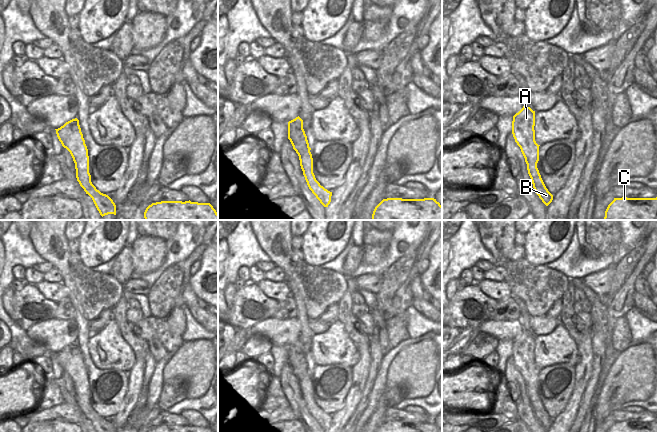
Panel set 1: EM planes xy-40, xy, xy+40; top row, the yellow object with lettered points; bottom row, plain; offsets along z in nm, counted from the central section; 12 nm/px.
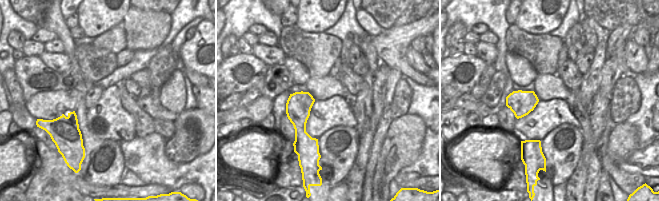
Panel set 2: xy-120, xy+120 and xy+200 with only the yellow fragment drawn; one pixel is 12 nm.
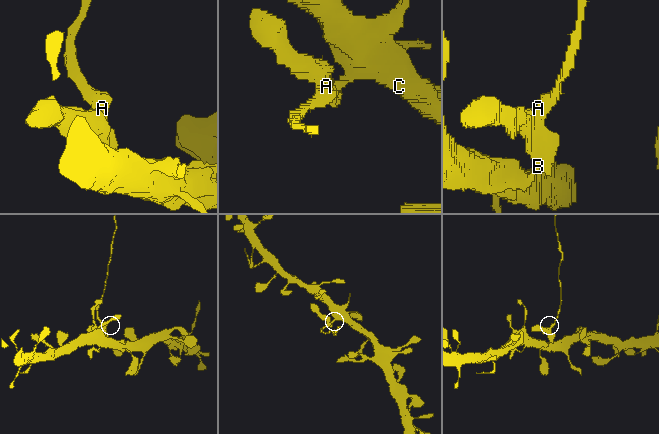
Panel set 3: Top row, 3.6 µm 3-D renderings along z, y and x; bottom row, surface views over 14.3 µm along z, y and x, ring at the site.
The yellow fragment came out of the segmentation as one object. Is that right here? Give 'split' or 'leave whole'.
split

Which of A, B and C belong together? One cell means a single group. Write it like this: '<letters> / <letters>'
A / B C

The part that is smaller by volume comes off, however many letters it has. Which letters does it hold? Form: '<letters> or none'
A.

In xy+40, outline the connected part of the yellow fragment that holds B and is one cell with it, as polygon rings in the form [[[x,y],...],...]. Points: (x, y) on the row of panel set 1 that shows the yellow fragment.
[[[536,162],[529,167],[528,174],[531,178],[535,193],[539,196],[542,202],[548,206],[553,200],[553,195],[546,188],[537,168]]]

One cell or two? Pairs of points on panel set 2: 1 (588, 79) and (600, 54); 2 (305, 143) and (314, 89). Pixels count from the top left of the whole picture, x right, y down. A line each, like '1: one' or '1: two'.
1: one
2: two

